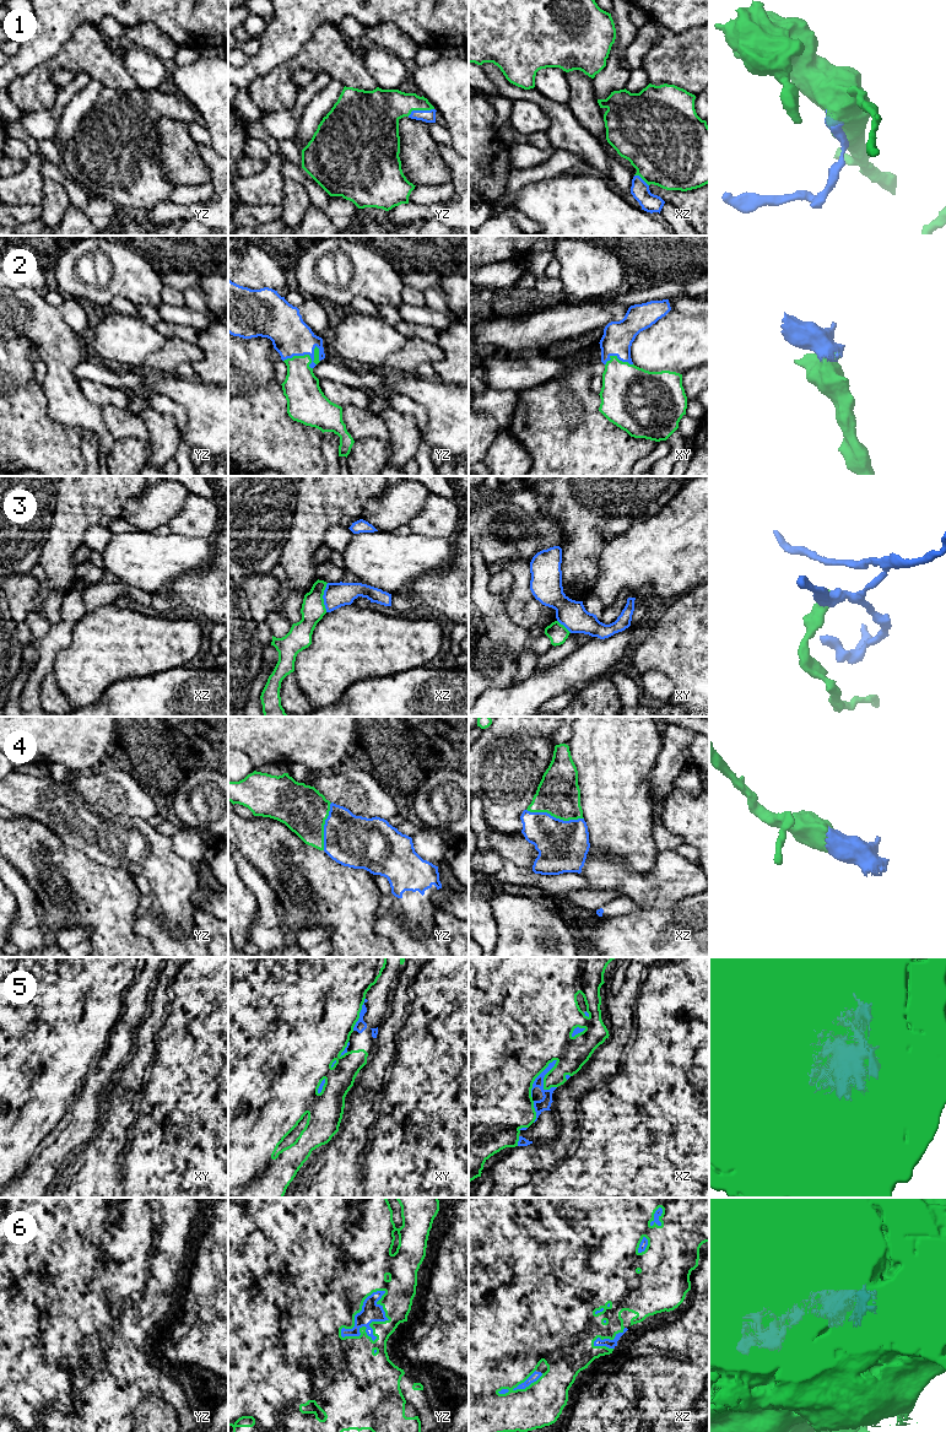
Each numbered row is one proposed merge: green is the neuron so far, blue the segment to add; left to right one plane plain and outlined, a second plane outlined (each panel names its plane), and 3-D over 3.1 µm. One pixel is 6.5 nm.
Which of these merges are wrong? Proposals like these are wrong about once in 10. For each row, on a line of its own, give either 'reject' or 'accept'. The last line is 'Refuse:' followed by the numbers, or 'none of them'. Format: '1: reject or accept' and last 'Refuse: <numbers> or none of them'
1: accept
2: accept
3: reject
4: accept
5: accept
6: accept
Refuse: 3

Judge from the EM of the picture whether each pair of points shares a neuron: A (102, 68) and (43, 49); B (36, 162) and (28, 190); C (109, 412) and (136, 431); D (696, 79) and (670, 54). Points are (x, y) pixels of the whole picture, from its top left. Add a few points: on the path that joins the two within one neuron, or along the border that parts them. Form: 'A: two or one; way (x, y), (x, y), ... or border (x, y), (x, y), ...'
A: two; border (75, 31), (53, 57), (32, 69)
B: one; way (32, 169), (28, 183)
C: one; way (115, 419), (120, 423), (130, 426)
D: one; way (690, 73), (676, 59)

